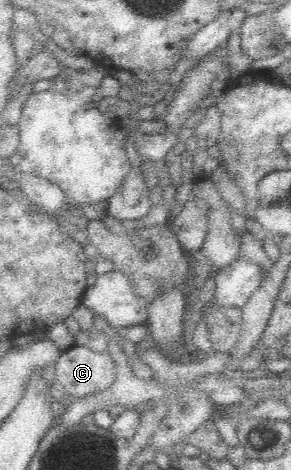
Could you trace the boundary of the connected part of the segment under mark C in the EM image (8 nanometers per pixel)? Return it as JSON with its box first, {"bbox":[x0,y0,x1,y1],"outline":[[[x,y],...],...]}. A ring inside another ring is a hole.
{"bbox":[51,345,116,399],"outline":[[[74,345],[61,352],[51,372],[74,399],[105,391],[116,379],[116,366],[108,350],[95,352],[88,345]]]}

